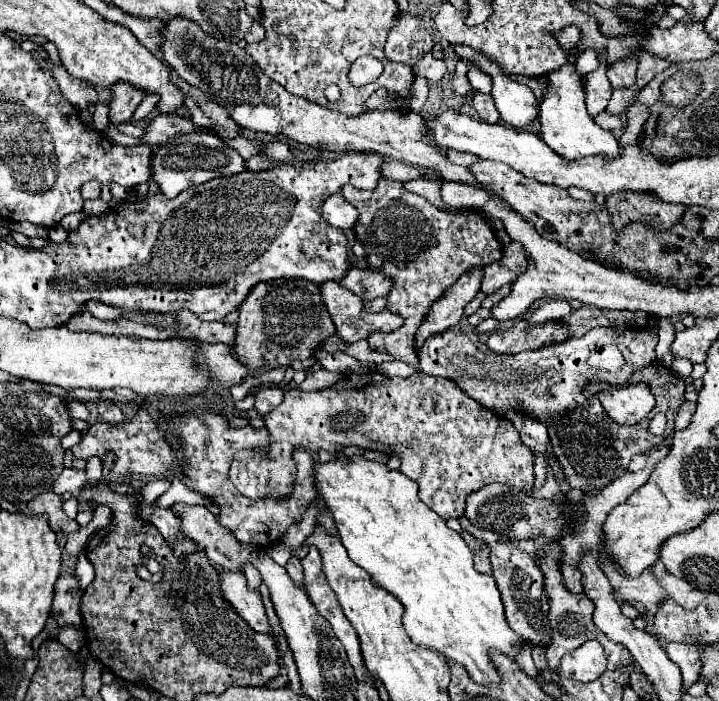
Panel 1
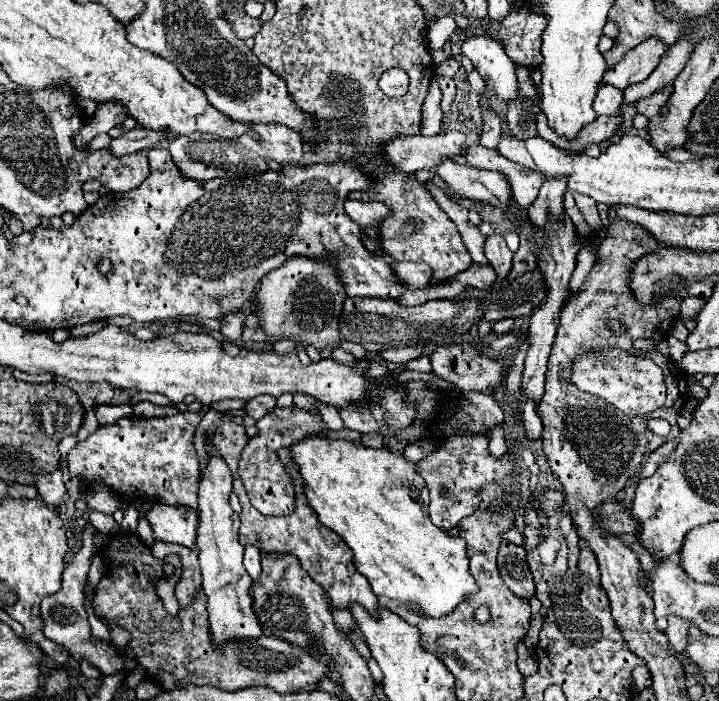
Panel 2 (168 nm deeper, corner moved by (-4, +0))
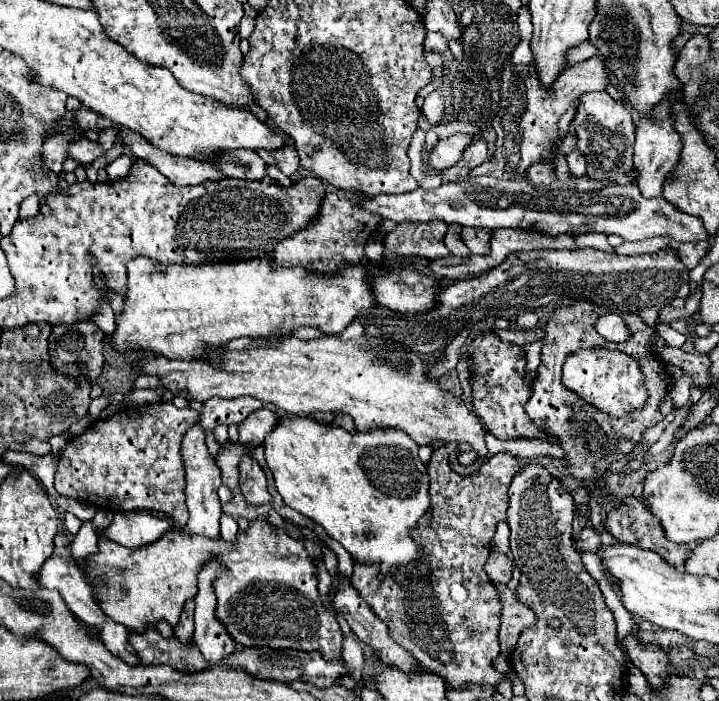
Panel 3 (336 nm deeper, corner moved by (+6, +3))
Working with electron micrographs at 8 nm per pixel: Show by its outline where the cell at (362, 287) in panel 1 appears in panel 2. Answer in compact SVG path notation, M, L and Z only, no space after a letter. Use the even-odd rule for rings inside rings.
M393 263L391 267L407 289L429 287L433 281L433 271L427 263Z

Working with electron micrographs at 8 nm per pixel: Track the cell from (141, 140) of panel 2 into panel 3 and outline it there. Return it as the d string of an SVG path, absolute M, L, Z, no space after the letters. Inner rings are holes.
M83 136L81 140L77 140L77 142L69 148L69 156L75 158L75 160L79 160L81 164L95 162L95 160L99 160L105 152L107 152L107 150L105 150L99 142L93 142L93 140L85 138L85 136Z

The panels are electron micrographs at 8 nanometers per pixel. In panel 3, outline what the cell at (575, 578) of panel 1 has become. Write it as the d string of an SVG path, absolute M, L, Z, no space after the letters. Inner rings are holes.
M585 526L581 534L575 538L575 550L577 552L595 552L601 544L601 536L593 532L591 526Z

